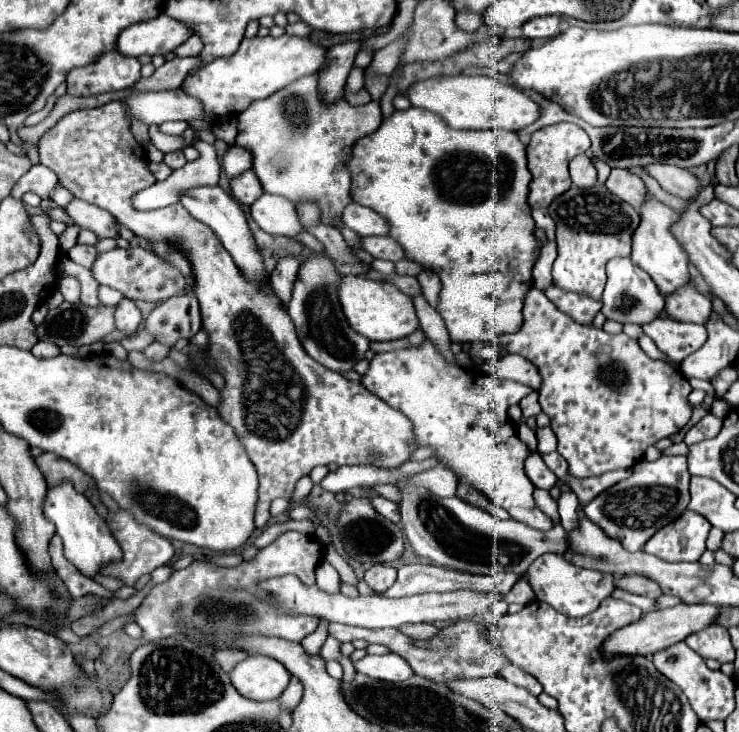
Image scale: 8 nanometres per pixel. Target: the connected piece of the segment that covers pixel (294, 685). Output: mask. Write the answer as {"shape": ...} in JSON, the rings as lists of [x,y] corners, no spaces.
{"shape":[[[292,678],[290,684],[288,684],[288,688],[286,688],[286,690],[282,692],[282,696],[278,698],[278,702],[280,702],[280,706],[282,706],[284,710],[294,710],[294,708],[298,706],[300,698],[302,698],[302,684],[300,684],[300,680]]]}

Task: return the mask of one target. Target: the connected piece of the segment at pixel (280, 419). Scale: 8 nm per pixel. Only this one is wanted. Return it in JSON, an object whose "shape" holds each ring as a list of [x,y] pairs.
{"shape":[[[110,102],[98,108],[82,108],[66,114],[58,120],[58,124],[48,130],[38,144],[40,162],[56,172],[58,180],[66,190],[88,204],[104,208],[110,212],[122,226],[130,228],[136,236],[144,236],[152,240],[172,240],[184,248],[188,260],[192,262],[196,286],[194,294],[200,302],[202,312],[202,328],[208,332],[208,354],[222,370],[224,388],[220,390],[220,406],[216,408],[220,418],[230,424],[248,452],[248,458],[258,470],[260,478],[260,498],[256,506],[256,526],[264,528],[270,520],[270,502],[274,498],[290,498],[294,484],[306,476],[314,466],[328,464],[374,464],[378,468],[396,468],[404,464],[410,454],[416,450],[412,444],[412,422],[390,408],[376,394],[368,392],[360,382],[350,382],[342,374],[332,372],[312,360],[294,330],[294,324],[288,312],[282,308],[280,300],[272,296],[270,288],[264,284],[256,284],[254,280],[246,280],[232,256],[214,236],[214,232],[188,216],[188,210],[182,204],[172,204],[168,208],[152,210],[152,212],[136,212],[132,208],[132,196],[156,182],[152,172],[146,168],[146,152],[134,140],[130,132],[128,120],[124,120],[124,112],[120,112],[120,104]]]}

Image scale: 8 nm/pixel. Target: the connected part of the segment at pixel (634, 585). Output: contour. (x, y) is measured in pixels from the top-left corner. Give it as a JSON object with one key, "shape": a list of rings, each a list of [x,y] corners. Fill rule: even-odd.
{"shape":[[[626,576],[624,580],[620,580],[620,584],[616,584],[618,588],[630,590],[634,594],[642,594],[642,596],[650,596],[650,598],[660,598],[662,596],[662,588],[658,586],[658,582],[646,578],[646,576]]]}

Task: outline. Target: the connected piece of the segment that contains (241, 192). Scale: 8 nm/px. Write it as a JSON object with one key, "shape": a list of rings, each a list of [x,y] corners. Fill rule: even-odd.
{"shape":[[[246,170],[246,172],[238,174],[238,176],[234,176],[230,180],[230,186],[232,186],[232,196],[240,204],[246,204],[246,206],[256,202],[264,192],[262,186],[260,186],[260,180],[256,178],[256,174],[252,170]]]}

